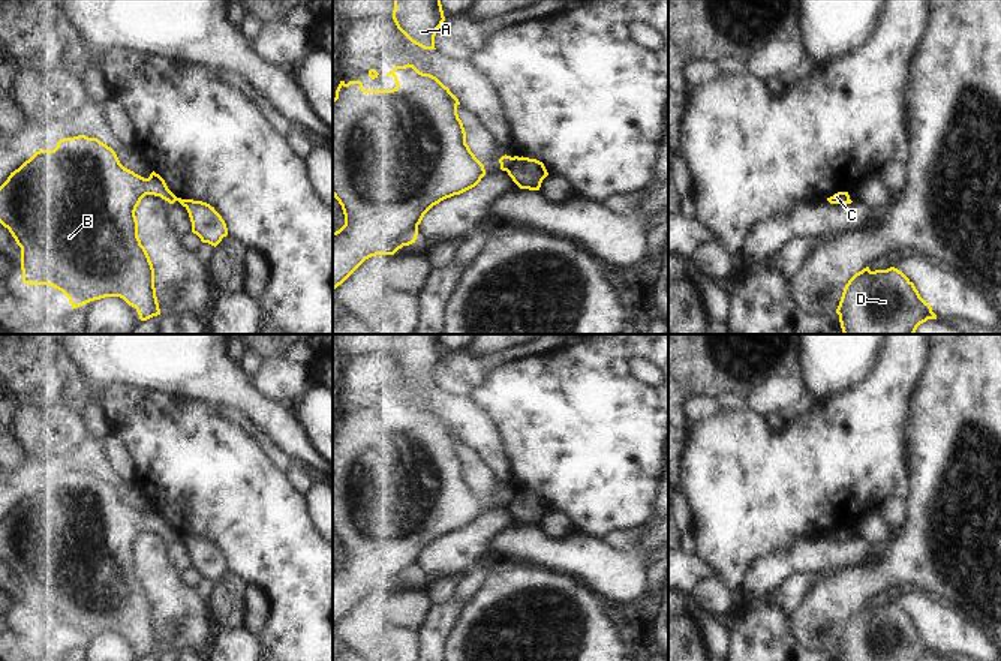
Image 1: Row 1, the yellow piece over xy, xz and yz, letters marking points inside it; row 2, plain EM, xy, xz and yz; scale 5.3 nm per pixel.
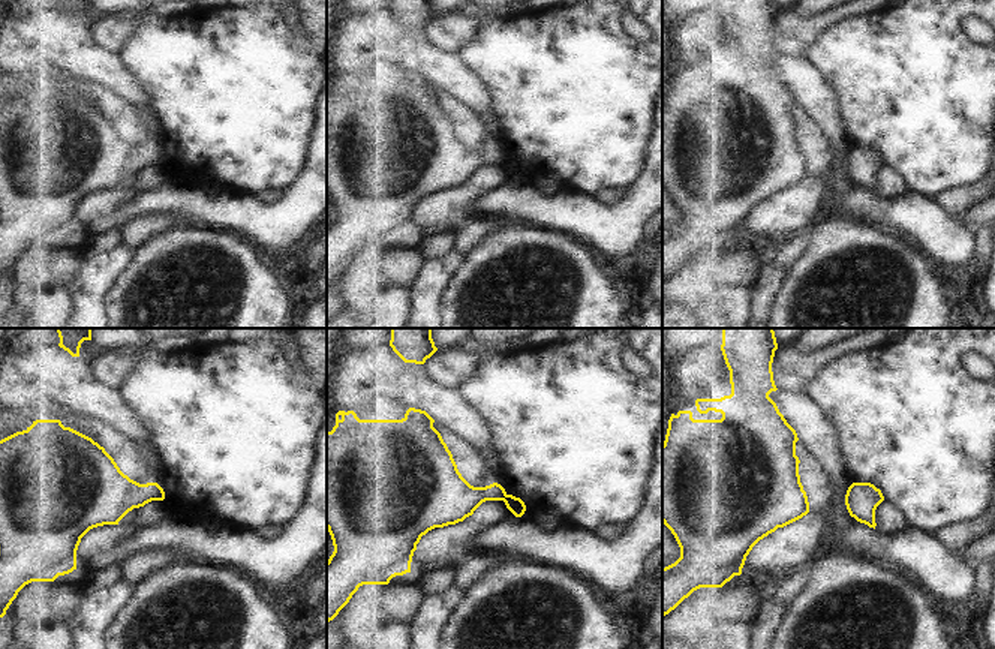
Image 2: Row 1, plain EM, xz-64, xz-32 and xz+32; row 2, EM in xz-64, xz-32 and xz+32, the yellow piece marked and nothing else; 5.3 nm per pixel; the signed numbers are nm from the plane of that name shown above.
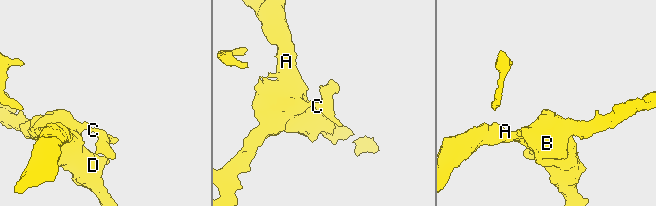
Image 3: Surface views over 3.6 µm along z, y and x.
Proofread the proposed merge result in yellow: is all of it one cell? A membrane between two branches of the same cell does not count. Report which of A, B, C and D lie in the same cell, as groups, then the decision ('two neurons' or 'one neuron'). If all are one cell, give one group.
groups A B D / C; two neurons

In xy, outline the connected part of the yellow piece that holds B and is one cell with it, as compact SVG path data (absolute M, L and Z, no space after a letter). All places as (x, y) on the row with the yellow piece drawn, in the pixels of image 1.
M78 135L63 138L54 150L39 150L0 186L0 223L9 229L21 247L22 282L49 285L61 291L72 309L105 297L120 297L135 307L139 319L160 315L154 268L138 237L136 207L145 195L160 196L174 204L177 196L154 171L144 178L124 168L115 151L97 138Z

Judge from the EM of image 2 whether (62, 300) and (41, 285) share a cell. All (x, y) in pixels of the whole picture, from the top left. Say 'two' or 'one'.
one

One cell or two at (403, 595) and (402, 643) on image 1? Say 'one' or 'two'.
two

